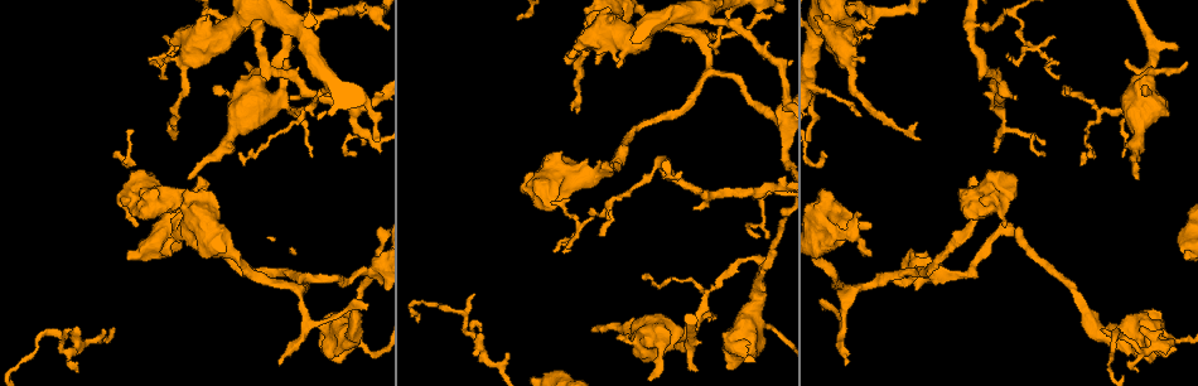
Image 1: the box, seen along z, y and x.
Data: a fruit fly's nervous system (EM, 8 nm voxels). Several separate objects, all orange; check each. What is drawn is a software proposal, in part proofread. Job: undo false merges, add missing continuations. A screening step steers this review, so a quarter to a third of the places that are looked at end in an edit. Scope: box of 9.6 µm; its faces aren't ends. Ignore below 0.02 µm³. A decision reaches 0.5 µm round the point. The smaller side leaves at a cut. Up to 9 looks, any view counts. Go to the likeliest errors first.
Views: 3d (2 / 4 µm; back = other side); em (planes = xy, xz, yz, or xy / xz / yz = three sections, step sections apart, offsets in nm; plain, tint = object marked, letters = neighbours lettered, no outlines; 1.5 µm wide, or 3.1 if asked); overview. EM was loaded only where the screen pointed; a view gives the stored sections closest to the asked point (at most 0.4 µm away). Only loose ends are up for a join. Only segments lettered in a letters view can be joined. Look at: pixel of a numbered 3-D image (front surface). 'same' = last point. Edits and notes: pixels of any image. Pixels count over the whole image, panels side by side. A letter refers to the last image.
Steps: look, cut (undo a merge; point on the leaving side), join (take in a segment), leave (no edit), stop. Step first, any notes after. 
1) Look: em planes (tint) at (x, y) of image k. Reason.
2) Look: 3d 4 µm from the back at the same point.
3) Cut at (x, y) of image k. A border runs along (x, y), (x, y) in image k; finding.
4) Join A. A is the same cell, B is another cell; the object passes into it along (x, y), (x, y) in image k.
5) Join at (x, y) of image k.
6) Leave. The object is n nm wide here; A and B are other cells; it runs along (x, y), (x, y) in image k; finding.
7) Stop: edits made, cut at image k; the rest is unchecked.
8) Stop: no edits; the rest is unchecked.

Look: 3d 4 µm at (616, 67) of image 1.

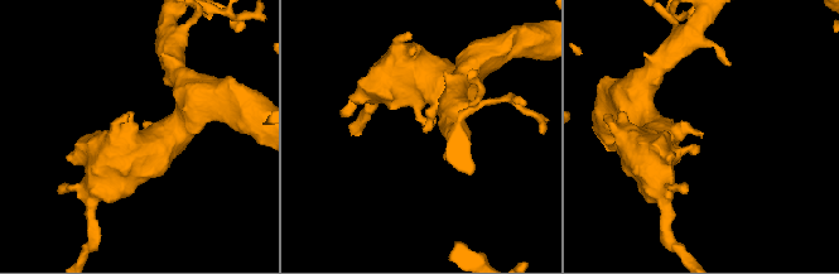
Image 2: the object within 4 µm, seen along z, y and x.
Look: em planes (plain) at (425, 129) of image 2. Need the tissue.

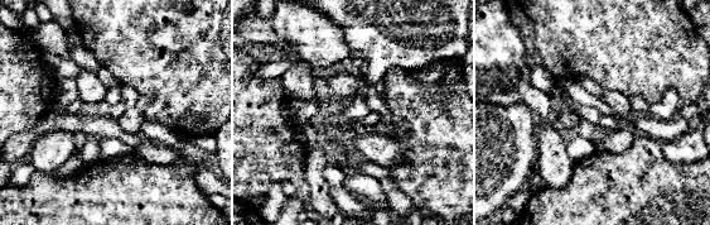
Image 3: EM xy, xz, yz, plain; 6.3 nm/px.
Look: em planes (letters) at the same point. See the neighbours.

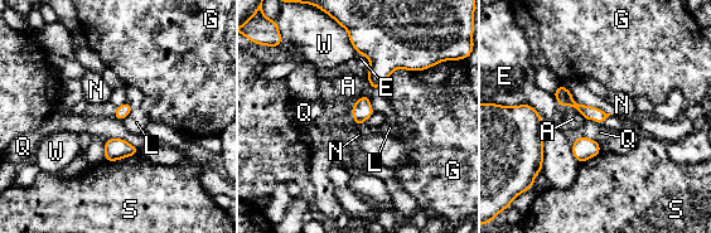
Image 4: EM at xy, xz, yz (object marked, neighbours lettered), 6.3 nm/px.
Leave. A, E, G, L, N, Q, S and W are other cells; it runs along (560, 90), (578, 107), (603, 116) in image 4; no lettered segment goes on from it.

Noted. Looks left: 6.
Look: em planes (letters) at (638, 9) of image 1. Thick turns thin.

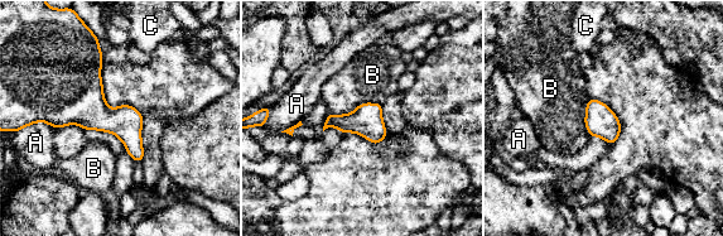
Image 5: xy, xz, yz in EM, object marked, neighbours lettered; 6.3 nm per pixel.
Leave. The longest contact is with B, 340 nm; A, B and C are other cells; a border runs along (381, 102), (329, 114) in image 5; continuous, no second neuron.

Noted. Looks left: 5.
Look: em xz step 4 (plain) at (555, 202) of image 1. Thin end.

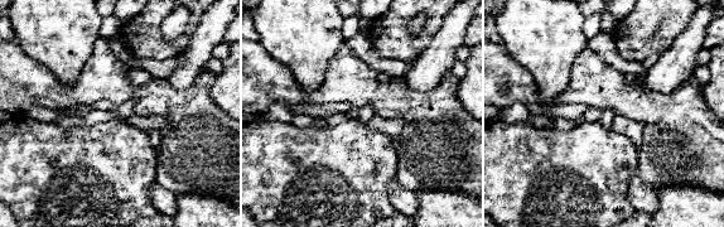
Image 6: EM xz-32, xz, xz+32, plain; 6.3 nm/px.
Look: em xz step 4 (letters) at the same point. What lies round it.

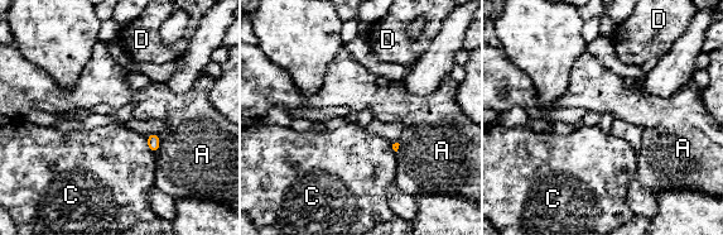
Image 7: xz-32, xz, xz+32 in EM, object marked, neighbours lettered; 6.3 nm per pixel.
Leave. The longest contact is with A, 140 nm; A, C and D are other cells; none of them fits.

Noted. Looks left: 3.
Look: em planes (letters) at (365, 145) of image 1. An open end.

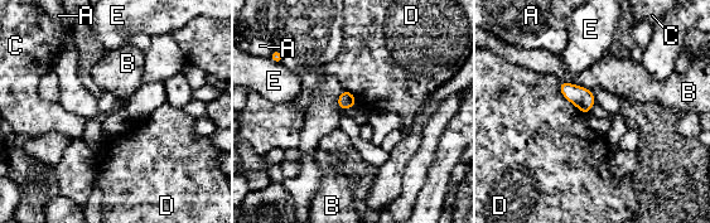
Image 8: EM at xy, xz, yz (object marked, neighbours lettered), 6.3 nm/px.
Leave. The object is 100 nm wide here; A, B, C, D and E are other cells; no lettered segment goes on from it.

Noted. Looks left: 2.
Stop: no edits; the rest is unchecked.

